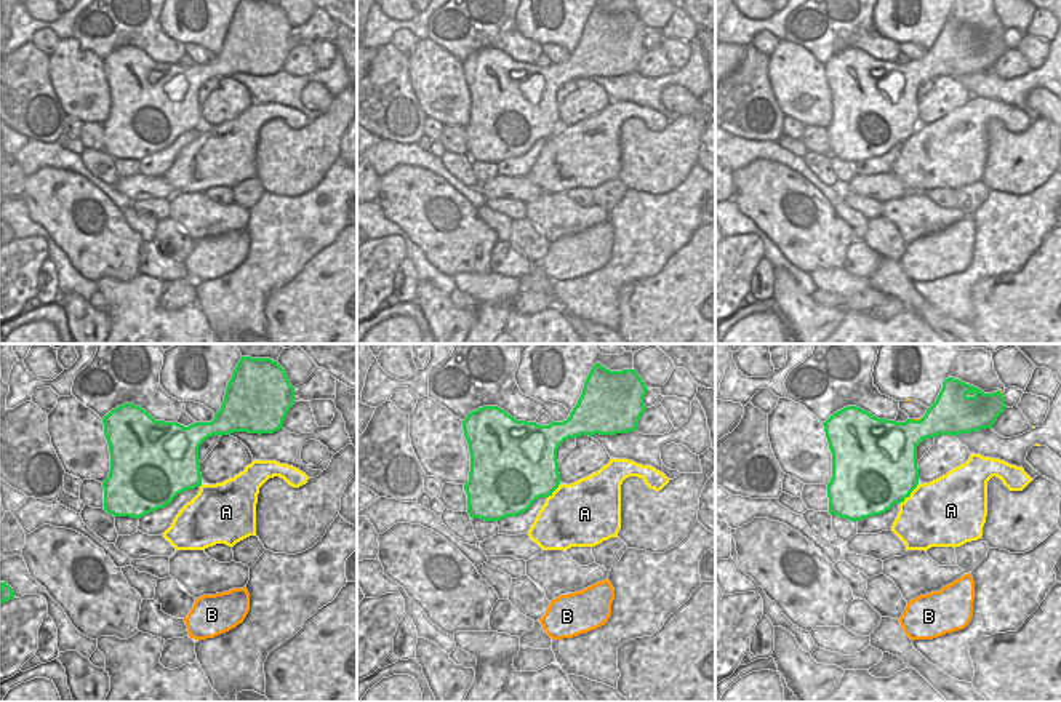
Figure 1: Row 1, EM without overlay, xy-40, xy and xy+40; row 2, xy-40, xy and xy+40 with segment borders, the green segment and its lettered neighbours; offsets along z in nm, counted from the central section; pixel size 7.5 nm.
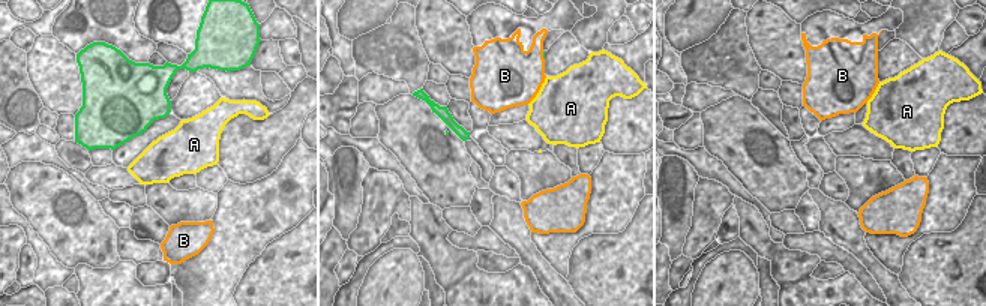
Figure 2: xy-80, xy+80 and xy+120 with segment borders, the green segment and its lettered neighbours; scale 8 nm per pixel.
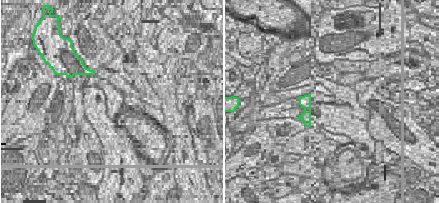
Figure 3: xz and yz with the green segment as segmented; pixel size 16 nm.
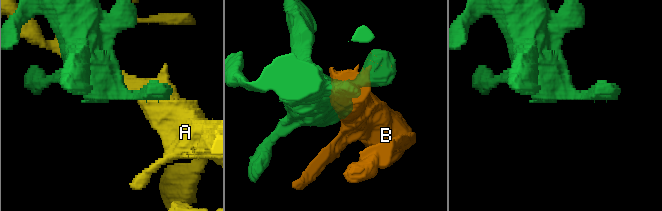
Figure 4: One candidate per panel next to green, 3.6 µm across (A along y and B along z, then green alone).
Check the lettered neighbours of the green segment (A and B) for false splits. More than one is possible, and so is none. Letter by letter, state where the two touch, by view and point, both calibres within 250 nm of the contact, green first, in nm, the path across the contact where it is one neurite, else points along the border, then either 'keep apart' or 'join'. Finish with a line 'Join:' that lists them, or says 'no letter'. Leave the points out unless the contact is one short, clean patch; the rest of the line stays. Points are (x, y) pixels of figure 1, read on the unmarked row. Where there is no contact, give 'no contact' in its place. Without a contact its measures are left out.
A: contact xy+40 (909, 136); calibres 480 and 500 nm; border xy+40 (917, 125), (900, 146); keep apart
B: contact xy+40 (917, 63); calibres 340 and 20 nm; join
Join: B

